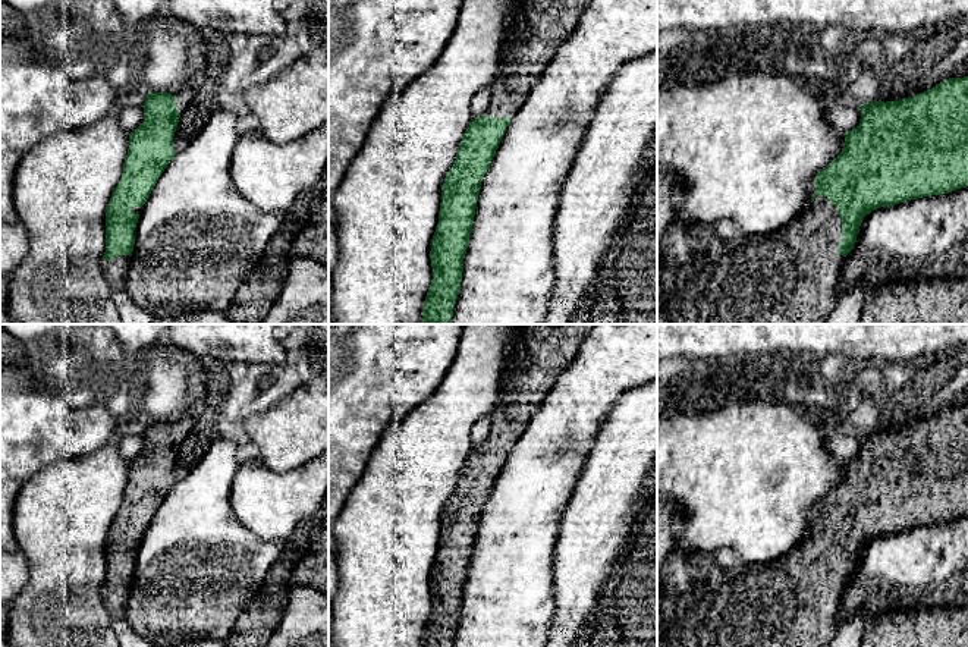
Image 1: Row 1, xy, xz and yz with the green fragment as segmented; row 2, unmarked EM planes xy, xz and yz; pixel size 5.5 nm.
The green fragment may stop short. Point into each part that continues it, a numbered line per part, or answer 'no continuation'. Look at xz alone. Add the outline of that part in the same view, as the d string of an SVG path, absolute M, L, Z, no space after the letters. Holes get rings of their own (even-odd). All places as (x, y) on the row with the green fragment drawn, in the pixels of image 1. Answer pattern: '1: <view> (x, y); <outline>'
1: xz (538, 27); M522 0L502 45L499 75L488 87L491 100L485 117L512 117L525 103L557 47L573 32L593 0Z

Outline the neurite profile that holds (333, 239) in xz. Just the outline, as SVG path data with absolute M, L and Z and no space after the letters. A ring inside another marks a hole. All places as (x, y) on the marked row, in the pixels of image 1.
M329 223L329 324L333 324L333 268L339 260L339 236L336 226Z

